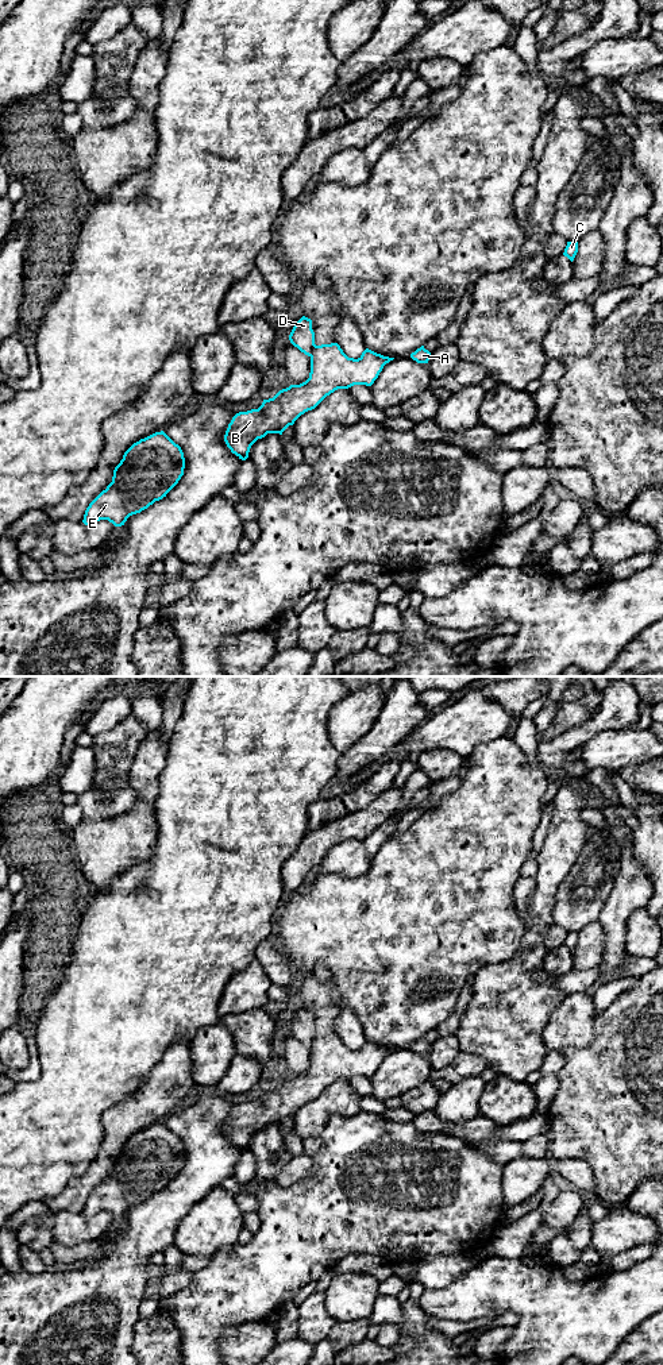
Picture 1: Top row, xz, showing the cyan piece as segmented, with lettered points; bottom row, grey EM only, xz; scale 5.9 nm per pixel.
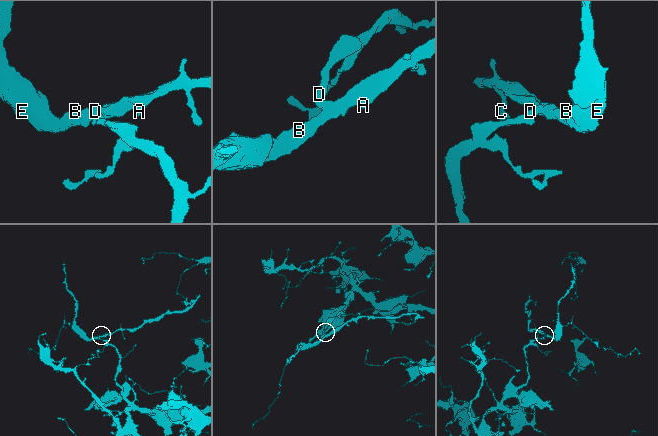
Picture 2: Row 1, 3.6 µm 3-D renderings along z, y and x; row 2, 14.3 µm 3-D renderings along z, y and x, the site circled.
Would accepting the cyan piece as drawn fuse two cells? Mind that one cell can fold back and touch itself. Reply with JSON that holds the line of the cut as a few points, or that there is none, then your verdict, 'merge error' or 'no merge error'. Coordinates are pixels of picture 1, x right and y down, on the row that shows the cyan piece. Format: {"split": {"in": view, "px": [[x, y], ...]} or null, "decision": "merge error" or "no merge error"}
{"split": {"in": "xz", "px": [[315, 344], [309, 355]]}, "decision": "merge error"}

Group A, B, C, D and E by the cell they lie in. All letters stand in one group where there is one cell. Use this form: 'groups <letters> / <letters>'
groups A B C E / D

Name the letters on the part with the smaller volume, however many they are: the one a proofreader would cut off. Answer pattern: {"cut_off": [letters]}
{"cut_off": ["A", "B", "C", "E"]}

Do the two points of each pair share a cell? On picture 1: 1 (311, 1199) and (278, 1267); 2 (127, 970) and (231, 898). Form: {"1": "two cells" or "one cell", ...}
{"1": "one cell", "2": "one cell"}

